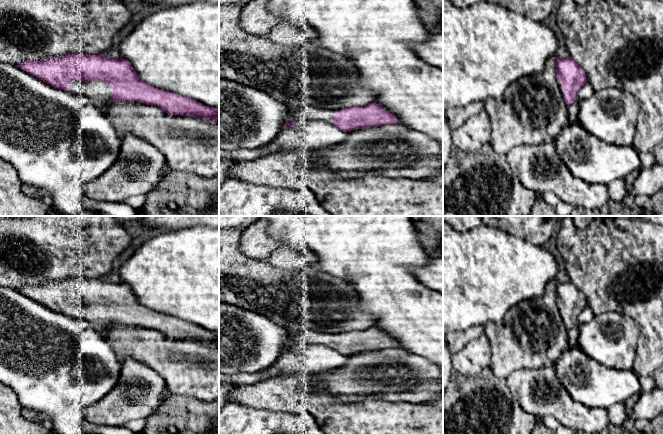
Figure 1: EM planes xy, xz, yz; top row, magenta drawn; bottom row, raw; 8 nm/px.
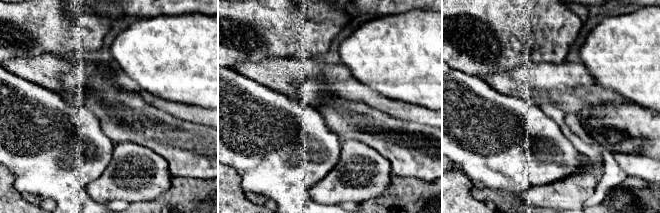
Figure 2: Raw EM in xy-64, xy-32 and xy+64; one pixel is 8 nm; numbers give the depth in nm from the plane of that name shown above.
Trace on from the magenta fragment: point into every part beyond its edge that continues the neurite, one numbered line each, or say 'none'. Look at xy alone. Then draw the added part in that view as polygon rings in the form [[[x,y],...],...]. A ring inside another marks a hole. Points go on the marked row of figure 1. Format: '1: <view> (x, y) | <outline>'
1: xy (98, 92) | [[[71,80],[71,89],[68,92],[85,96],[99,109],[102,109],[104,103],[110,101],[113,94],[108,83],[98,80],[88,82]]]

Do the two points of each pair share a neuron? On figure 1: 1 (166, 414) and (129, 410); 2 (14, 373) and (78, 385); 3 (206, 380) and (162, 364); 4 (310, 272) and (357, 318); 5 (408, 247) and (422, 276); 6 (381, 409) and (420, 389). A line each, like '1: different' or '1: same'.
1: different
2: same
3: same
4: same
5: different
6: different

